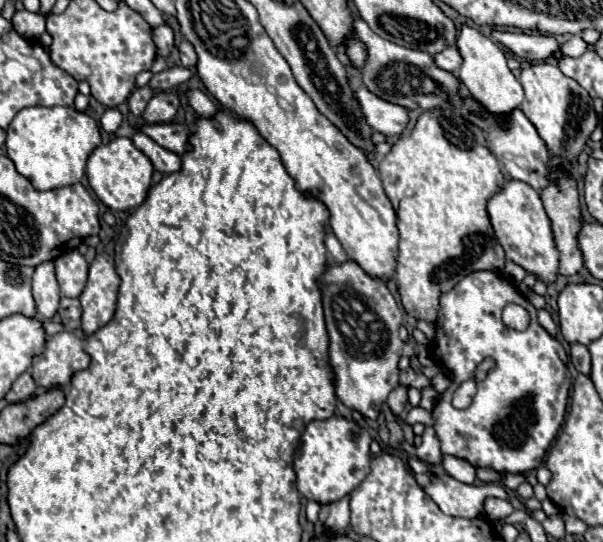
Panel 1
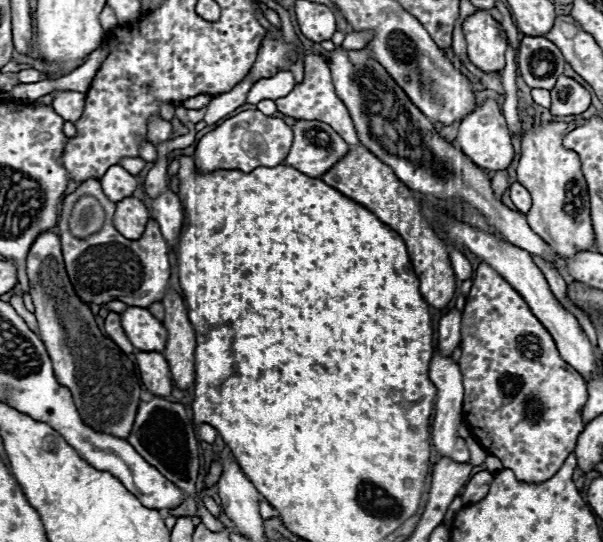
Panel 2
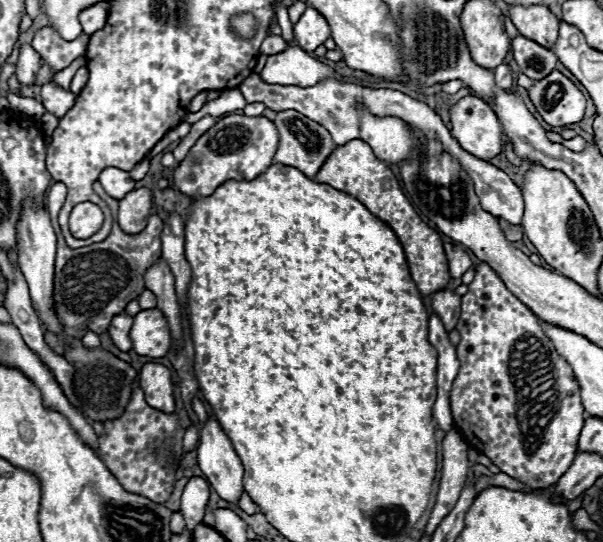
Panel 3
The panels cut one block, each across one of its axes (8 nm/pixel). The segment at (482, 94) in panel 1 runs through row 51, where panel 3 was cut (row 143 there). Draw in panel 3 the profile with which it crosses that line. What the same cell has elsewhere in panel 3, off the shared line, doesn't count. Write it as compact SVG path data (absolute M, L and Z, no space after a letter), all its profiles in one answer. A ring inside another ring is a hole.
M466 96L450 108L452 136L460 146L480 160L490 160L500 154L502 130L490 106L476 98Z

